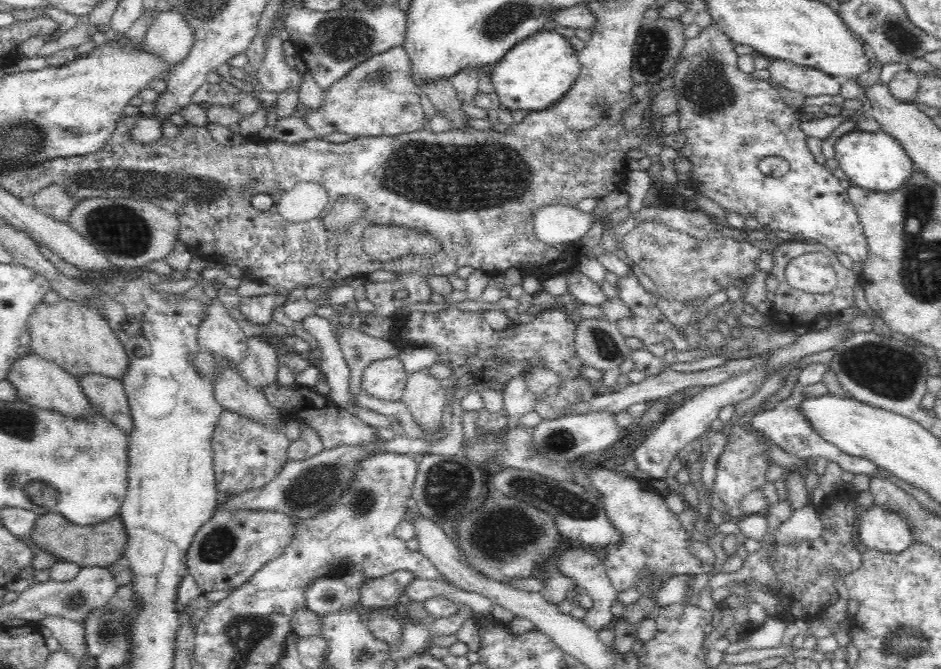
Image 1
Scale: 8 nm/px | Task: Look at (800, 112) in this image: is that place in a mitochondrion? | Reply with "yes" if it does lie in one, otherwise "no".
no

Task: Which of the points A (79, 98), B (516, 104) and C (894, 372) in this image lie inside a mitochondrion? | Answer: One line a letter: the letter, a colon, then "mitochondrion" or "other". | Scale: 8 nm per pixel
A: other
B: other
C: mitochondrion

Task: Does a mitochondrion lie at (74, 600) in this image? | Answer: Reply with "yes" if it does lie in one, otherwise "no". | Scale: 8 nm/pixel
yes

